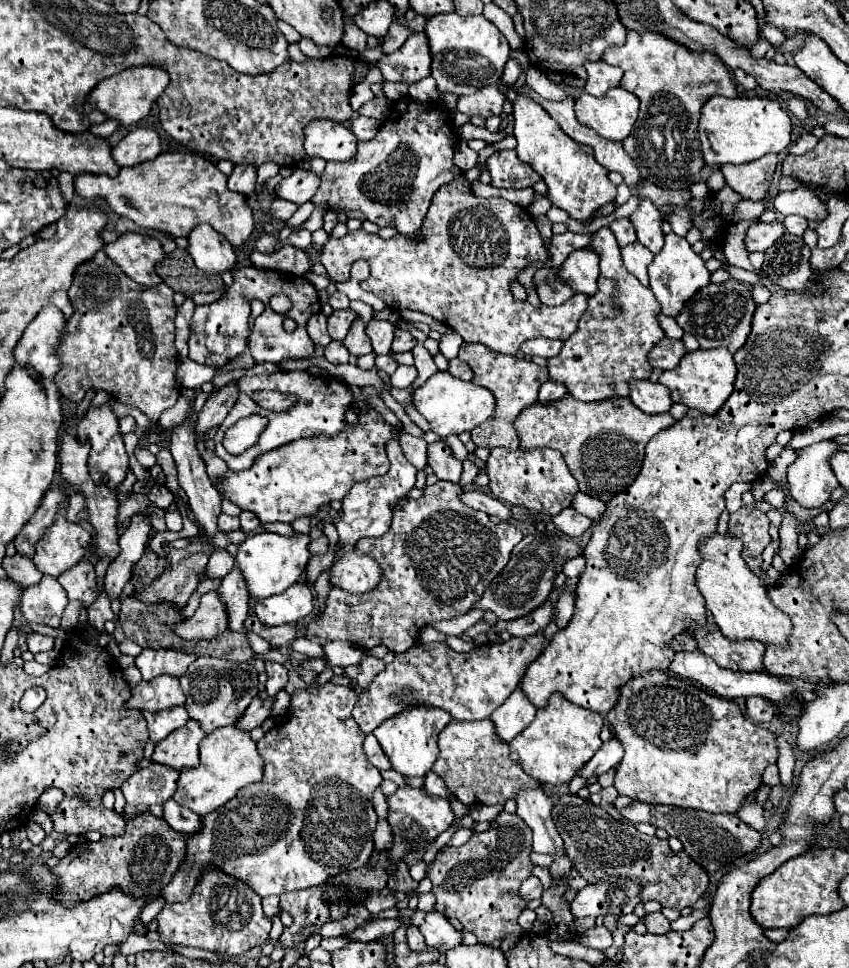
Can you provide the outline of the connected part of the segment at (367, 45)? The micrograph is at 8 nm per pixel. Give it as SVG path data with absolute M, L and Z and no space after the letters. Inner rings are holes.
M352 21L344 25L344 37L342 37L342 45L348 47L348 49L356 49L358 53L366 51L366 49L372 49L378 45L378 39L376 37L370 37L366 35L364 31L360 31Z

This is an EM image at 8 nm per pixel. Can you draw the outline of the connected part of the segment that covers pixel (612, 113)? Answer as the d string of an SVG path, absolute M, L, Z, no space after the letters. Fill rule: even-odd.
M622 87L610 89L606 97L580 93L574 113L582 125L594 129L598 135L612 141L622 141L626 135L630 135L636 123L638 97L630 95Z

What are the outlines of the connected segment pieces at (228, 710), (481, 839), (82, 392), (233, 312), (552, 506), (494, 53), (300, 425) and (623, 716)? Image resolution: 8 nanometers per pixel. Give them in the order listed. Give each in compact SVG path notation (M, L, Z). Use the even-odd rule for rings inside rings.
M198 657L180 677L186 695L186 709L204 733L212 733L222 725L234 725L258 693L258 673L252 663L234 663L216 657Z
M500 811L496 817L496 823L484 833L476 833L470 837L468 843L462 847L448 847L442 855L436 857L436 861L426 871L426 877L432 881L432 893L436 895L436 911L446 917L456 917L464 931L470 931L476 935L478 943L492 943L496 939L502 939L506 935L522 935L522 929L518 927L516 919L526 907L524 899L520 897L518 889L524 879L530 877L534 863L530 859L532 853L532 831L530 827L516 815Z
M98 251L92 261L78 267L68 295L74 307L74 315L68 319L68 331L62 337L62 347L58 351L62 369L56 375L56 385L60 387L62 395L79 403L90 389L106 391L118 401L140 409L154 427L160 419L160 413L168 407L174 407L180 395L180 385L176 381L178 351L174 347L174 291L166 283L150 289L134 283L130 277L122 275L118 265L106 259L104 251Z
M242 267L232 273L234 283L222 295L218 301L207 305L196 306L191 319L188 357L196 363L208 365L208 367L222 367L244 353L244 349L250 349L250 355L256 365L272 361L280 363L284 359L308 359L312 357L316 345L312 343L310 335L306 333L306 321L310 315L320 313L320 297L312 283L308 283L304 277L294 277L280 271L270 269L258 269L258 267ZM276 293L286 293L292 299L290 319L296 321L296 329L292 333L284 331L282 321L286 315L274 313L268 305L270 297ZM254 299L260 299L266 303L266 309L262 315L252 319L250 315L250 303Z
M492 449L486 461L486 475L490 477L488 487L496 499L544 515L558 515L562 509L570 507L572 497L578 493L576 479L570 475L562 455L554 449L534 449L526 453L520 449Z
M446 13L446 15L434 15L428 23L424 33L430 39L430 51L432 51L432 77L436 79L438 91L450 91L456 95L470 95L476 93L482 87L494 85L498 77L502 77L504 63L510 59L510 47L506 37L500 33L500 29L488 21L484 15L474 17L462 17L458 13Z
M278 371L278 373L272 373L272 375L244 375L242 379L236 381L236 387L238 387L238 399L234 403L234 407L230 409L230 413L226 415L224 423L218 427L216 435L214 435L214 443L216 443L216 449L214 453L226 461L228 469L230 471L242 471L242 469L248 469L252 467L254 459L266 451L272 451L280 445L286 445L286 443L292 443L296 439L302 439L302 437L314 437L314 435L336 435L344 429L346 421L344 421L344 413L346 409L350 407L350 389L330 377L330 375L308 375L306 371ZM256 389L276 389L276 391L282 391L282 393L294 393L298 395L298 403L288 409L288 411L282 411L282 413L274 413L274 411L266 411L266 409L258 409L258 405L250 399L250 393L256 391ZM252 413L260 413L262 417L268 419L268 425L266 429L260 433L260 439L256 445L252 445L250 449L246 449L242 455L230 455L224 447L222 447L222 437L224 437L224 431L228 427L232 427L238 419L242 417L248 417Z
M658 671L632 679L622 689L616 707L606 715L614 727L616 739L626 751L622 763L616 767L614 787L620 795L642 803L666 803L710 813L736 813L746 795L754 793L762 785L762 771L766 765L778 759L776 735L760 725L754 725L746 715L742 715L734 701L722 697L716 699L690 685L678 689L672 687L670 681L672 679L666 673Z

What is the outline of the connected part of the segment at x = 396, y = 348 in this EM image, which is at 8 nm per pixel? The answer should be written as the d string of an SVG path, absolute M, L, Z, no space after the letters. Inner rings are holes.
M396 329L394 331L394 341L392 341L392 351L394 353L412 351L414 345L416 345L416 339L408 331L404 331L404 329Z

